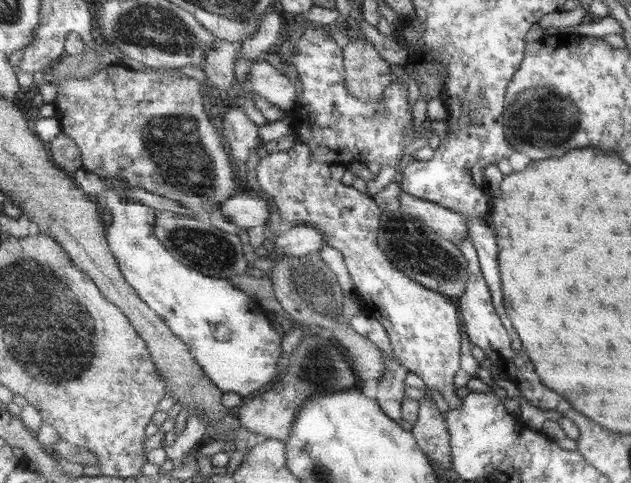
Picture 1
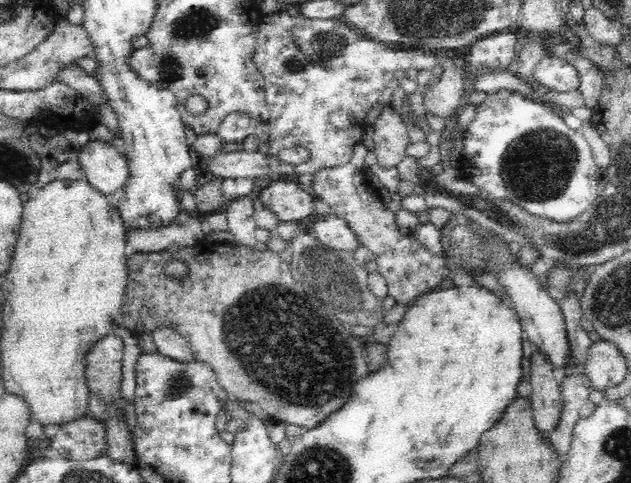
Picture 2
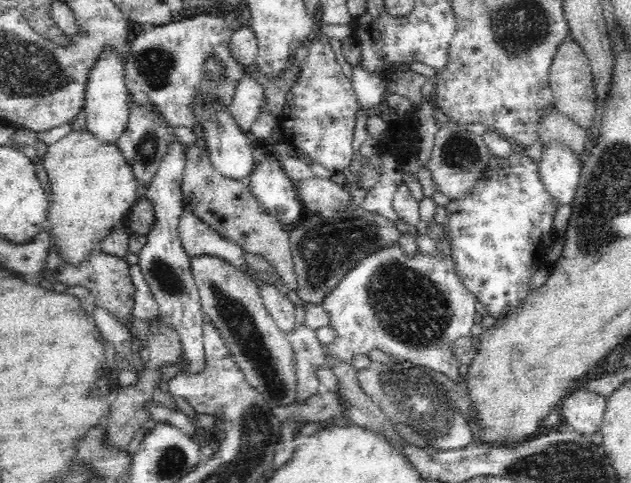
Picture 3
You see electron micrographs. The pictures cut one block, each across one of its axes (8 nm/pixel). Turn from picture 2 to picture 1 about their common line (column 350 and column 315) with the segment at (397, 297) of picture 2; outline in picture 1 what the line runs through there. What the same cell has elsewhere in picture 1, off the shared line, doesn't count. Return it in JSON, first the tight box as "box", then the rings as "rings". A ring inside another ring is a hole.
{"box":[256,139,464,408],"rings":[[[295,139],[295,145],[287,152],[277,152],[263,157],[256,167],[257,182],[266,194],[270,195],[278,207],[283,227],[315,226],[326,238],[326,245],[339,250],[354,285],[354,296],[360,304],[359,309],[367,312],[369,318],[376,318],[385,326],[390,336],[391,346],[396,358],[408,370],[422,378],[424,384],[438,390],[450,408],[459,408],[464,398],[455,393],[456,374],[461,368],[462,332],[460,331],[459,312],[450,297],[440,291],[429,289],[419,281],[413,280],[400,269],[392,258],[379,246],[379,222],[383,210],[377,206],[372,195],[359,192],[343,182],[331,178],[329,164],[318,161],[305,142]]]}

